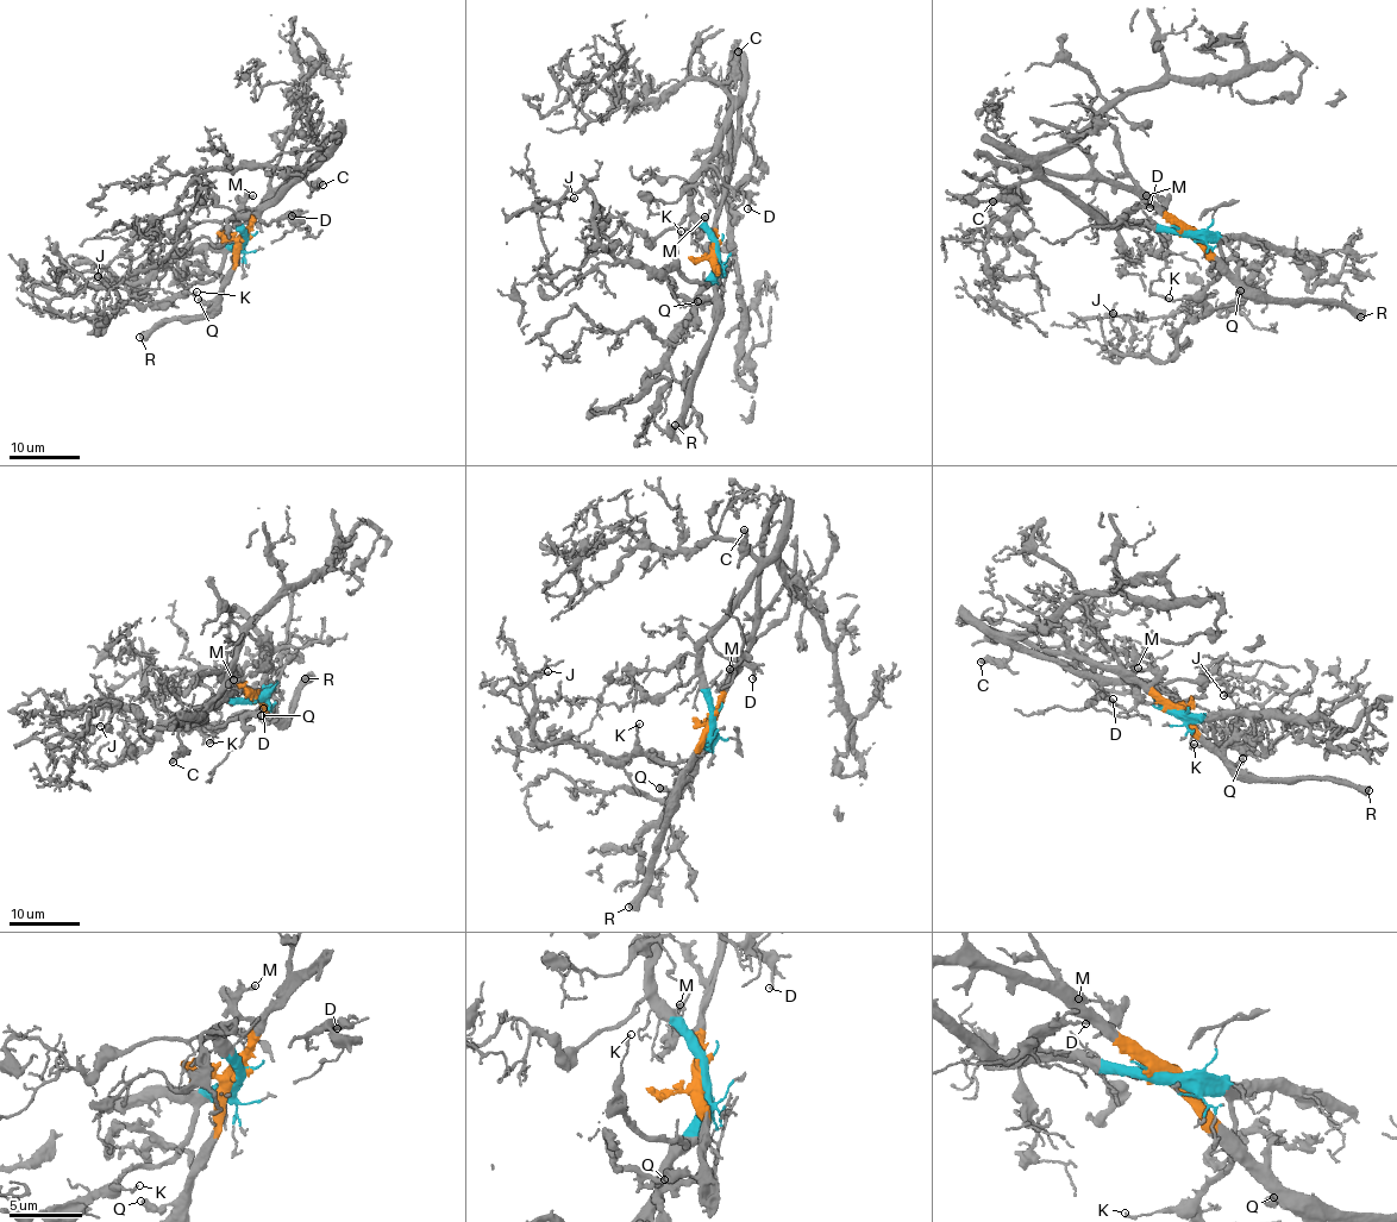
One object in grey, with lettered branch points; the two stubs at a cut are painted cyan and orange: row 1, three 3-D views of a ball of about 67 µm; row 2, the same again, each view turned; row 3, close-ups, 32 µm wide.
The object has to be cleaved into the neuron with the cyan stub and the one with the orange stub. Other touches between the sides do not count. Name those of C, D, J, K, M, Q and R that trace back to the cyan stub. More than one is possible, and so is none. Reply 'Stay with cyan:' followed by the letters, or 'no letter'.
Stay with cyan: C, D, J, K

